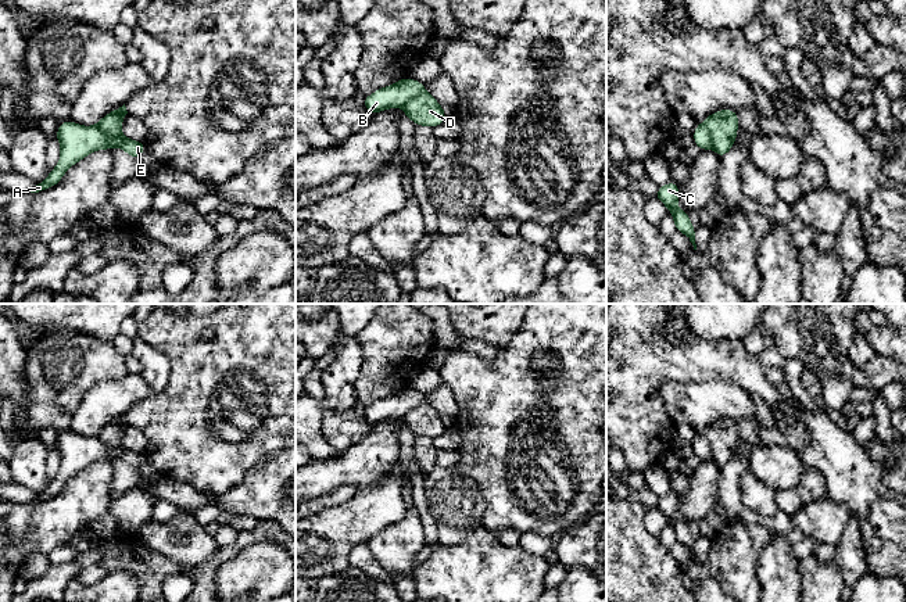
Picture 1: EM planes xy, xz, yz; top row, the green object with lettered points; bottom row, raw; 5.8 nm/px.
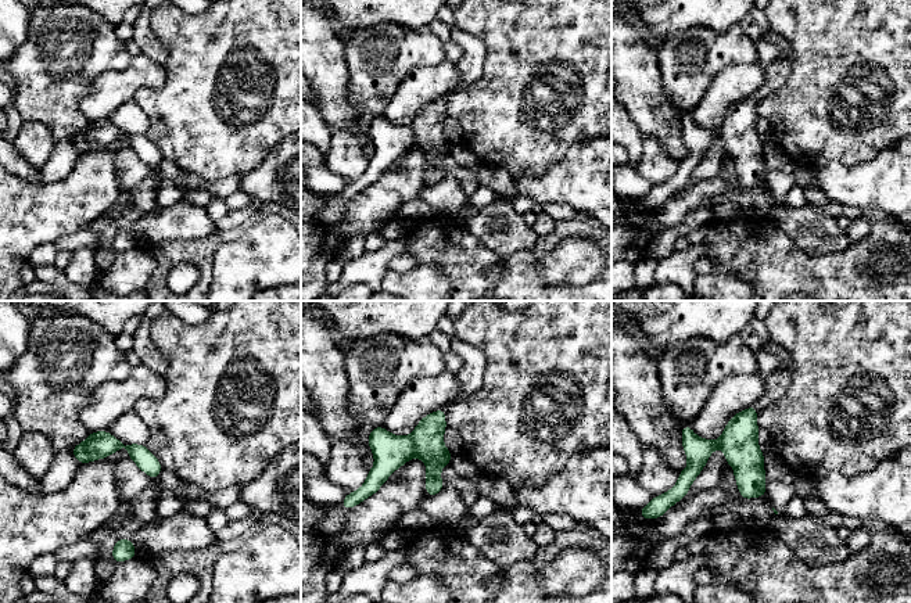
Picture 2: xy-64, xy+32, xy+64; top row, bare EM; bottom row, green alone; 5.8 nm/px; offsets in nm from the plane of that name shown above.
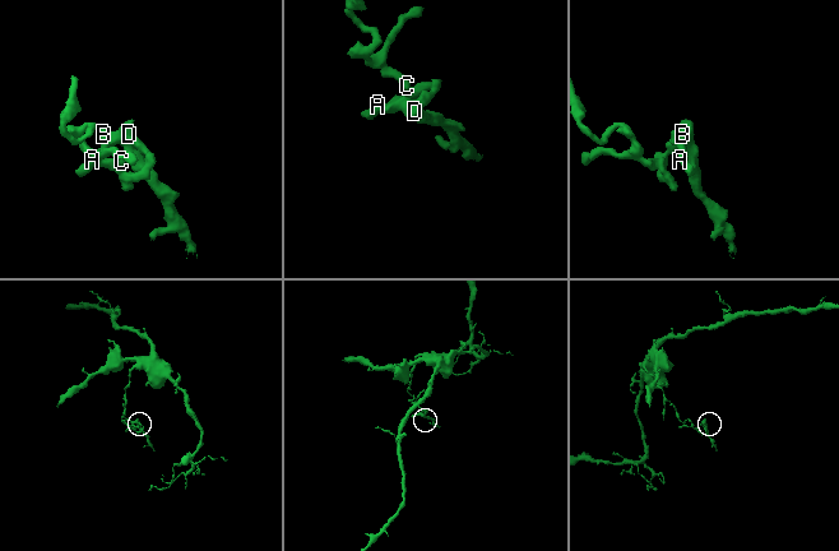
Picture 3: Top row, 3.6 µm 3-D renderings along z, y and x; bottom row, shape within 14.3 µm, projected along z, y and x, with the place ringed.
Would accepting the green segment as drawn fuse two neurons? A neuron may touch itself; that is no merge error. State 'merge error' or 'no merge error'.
merge error

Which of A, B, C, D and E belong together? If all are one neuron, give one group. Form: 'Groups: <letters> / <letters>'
Groups: A B C E / D

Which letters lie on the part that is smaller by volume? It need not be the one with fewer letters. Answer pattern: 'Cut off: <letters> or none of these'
Cut off: D

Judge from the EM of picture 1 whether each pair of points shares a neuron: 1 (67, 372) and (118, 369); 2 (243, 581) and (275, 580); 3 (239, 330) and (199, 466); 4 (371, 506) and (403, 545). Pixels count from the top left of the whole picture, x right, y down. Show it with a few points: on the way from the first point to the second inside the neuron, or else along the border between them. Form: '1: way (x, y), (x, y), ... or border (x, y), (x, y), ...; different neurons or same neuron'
1: way (79, 369), (106, 369); same neuron
2: way (251, 579), (267, 579); same neuron
3: way (231, 364), (214, 382), (206, 397), (199, 433); same neuron
4: border (403, 498), (404, 515), (379, 530), (366, 544); different neurons

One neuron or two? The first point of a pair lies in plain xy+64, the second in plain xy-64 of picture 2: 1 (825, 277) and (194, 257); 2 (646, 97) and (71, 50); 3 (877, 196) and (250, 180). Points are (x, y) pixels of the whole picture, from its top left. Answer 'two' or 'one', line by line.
1: one
2: two
3: one

